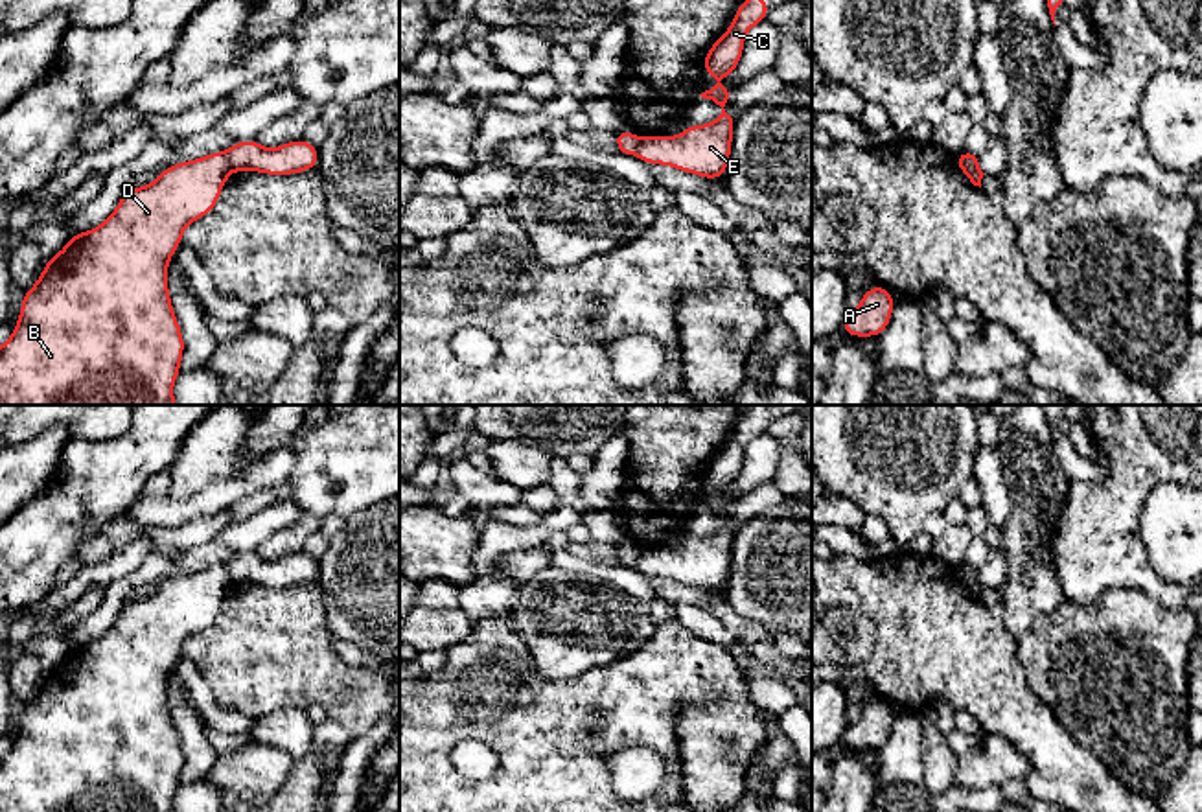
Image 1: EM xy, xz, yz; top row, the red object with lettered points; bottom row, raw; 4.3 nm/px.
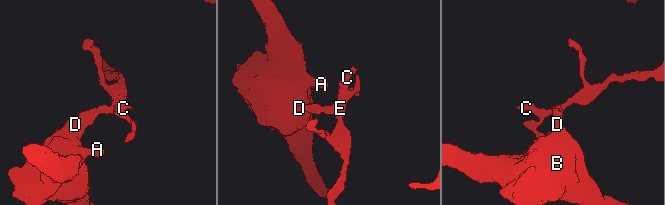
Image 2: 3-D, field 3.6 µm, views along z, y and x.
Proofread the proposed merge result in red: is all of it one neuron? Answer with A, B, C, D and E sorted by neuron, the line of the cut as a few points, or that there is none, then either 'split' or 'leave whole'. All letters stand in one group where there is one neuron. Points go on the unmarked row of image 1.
A B D / C E | xy (225, 566), (232, 580) | split

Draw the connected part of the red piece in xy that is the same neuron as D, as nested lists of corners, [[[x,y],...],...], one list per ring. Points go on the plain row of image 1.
[[[226,565],[177,574],[151,597],[125,602],[116,622],[94,643],[72,646],[24,705],[13,748],[0,759],[0,812],[173,812],[184,749],[168,703],[168,676],[184,641],[208,628],[230,589]]]

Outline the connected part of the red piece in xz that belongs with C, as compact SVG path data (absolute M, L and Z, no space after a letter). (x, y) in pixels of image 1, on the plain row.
M758 405L738 416L729 442L709 460L703 484L716 492L733 486L742 471L745 446L755 436L766 433L768 422L769 416Z

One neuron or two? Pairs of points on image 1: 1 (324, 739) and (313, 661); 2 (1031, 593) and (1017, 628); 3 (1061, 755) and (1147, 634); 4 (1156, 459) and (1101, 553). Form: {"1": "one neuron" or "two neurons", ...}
{"1": "two neurons", "2": "one neuron", "3": "two neurons", "4": "one neuron"}

